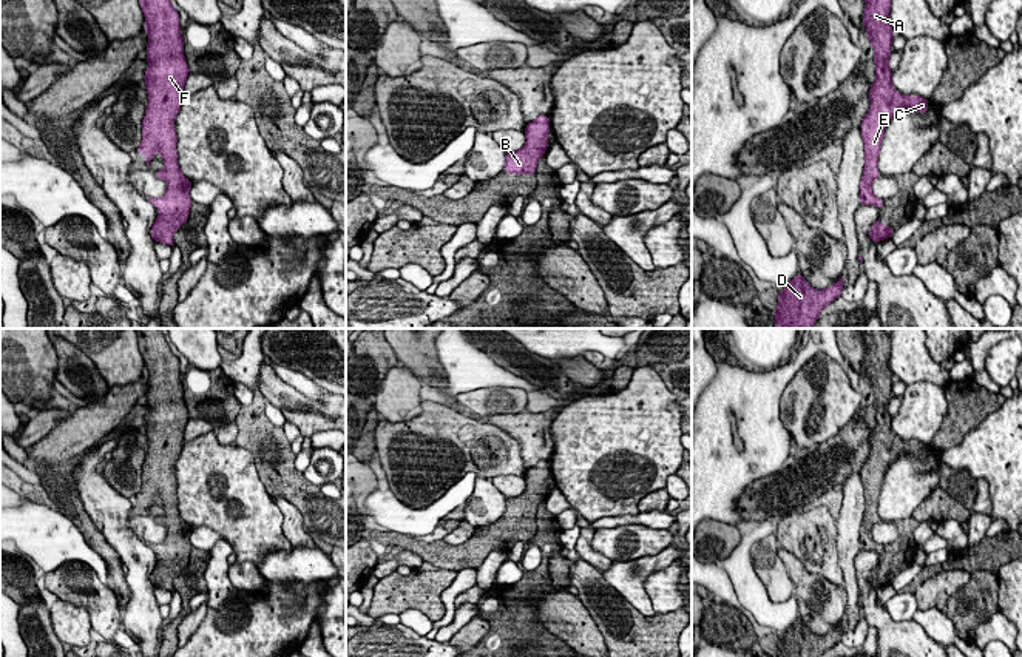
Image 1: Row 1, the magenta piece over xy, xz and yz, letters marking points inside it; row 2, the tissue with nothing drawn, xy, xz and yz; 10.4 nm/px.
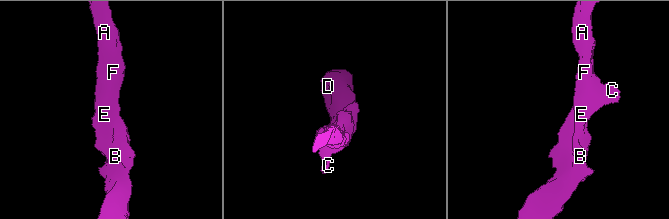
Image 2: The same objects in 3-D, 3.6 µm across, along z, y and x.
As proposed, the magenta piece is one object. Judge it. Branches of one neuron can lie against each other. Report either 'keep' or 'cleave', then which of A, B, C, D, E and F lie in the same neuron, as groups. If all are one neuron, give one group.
keep; groups A B C D E F

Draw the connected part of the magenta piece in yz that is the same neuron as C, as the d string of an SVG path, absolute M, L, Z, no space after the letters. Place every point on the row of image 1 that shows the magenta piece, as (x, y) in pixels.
M866 0L863 22L866 34L874 46L875 76L877 80L871 85L871 106L861 122L861 136L865 142L865 171L860 182L860 202L863 205L883 207L883 199L872 191L872 182L882 176L877 162L886 125L891 117L902 108L912 108L915 113L926 114L928 99L917 94L912 97L900 94L891 79L889 68L891 46L894 31L888 22L891 0Z

